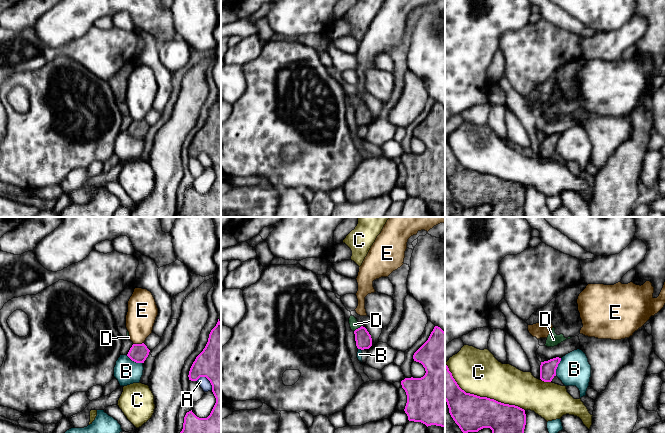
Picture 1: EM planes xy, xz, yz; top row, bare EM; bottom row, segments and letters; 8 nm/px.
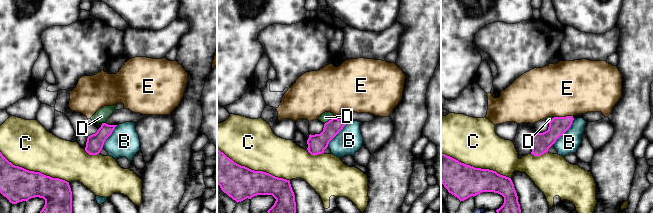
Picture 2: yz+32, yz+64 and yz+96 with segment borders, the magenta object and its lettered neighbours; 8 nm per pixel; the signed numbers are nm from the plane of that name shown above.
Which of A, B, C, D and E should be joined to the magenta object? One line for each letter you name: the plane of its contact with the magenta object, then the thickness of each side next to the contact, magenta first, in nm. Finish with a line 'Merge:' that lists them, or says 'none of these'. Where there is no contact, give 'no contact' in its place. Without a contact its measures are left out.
D: contact in xz; calibres 130 and 80 nm
Merge: D

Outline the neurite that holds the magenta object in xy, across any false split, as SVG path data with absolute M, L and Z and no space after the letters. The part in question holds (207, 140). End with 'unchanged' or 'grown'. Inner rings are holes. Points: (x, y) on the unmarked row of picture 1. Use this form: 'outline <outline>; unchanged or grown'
outline M219 95L209 110L205 124L193 138L188 153L191 157L206 153L212 161L216 179L207 194L197 193L192 186L187 188L184 193L183 205L175 217L221 217L221 98Z; unchanged

